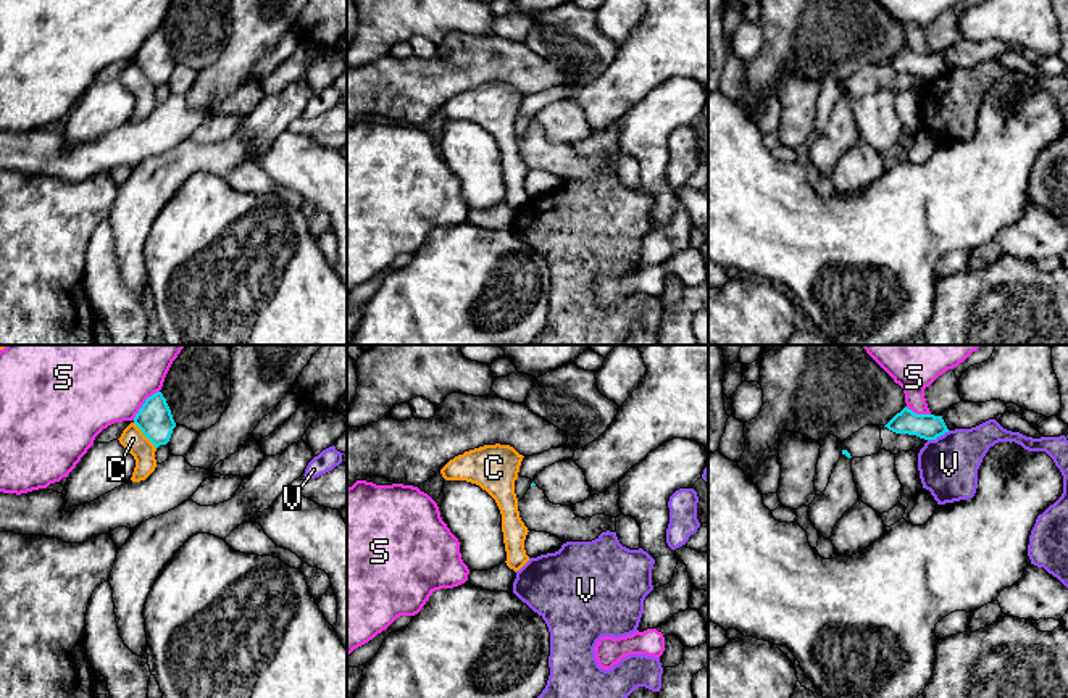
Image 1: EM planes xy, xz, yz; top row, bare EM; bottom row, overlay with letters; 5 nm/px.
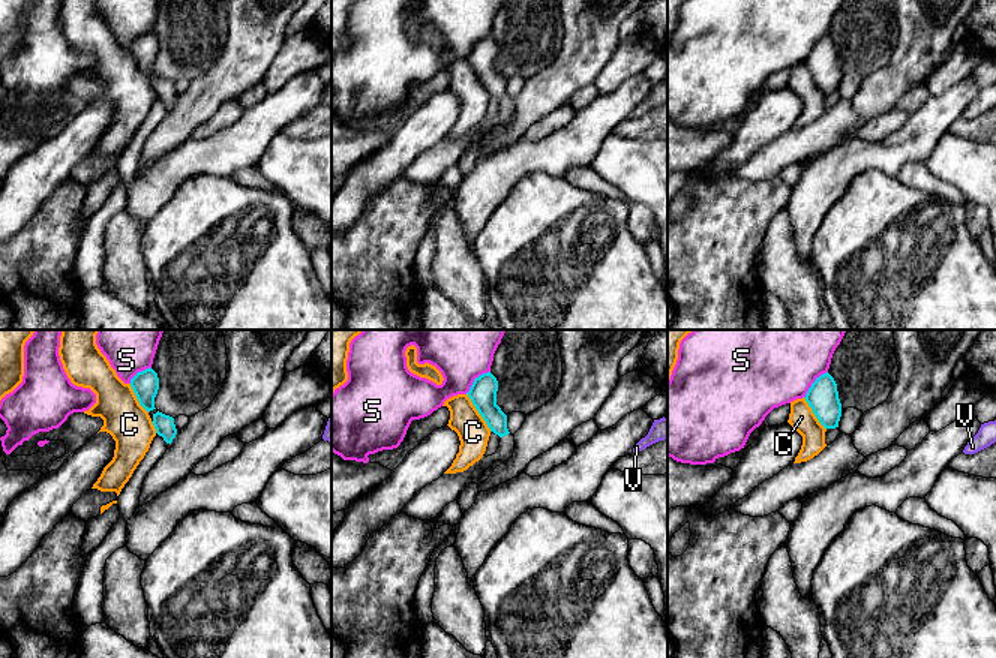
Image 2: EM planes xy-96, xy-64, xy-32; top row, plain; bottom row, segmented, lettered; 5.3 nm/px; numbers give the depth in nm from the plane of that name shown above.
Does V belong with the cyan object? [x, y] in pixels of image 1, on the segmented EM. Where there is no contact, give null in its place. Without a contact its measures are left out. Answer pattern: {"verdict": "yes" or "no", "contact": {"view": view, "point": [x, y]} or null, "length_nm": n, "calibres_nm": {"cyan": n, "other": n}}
{"verdict": "no", "contact": {"view": "yz", "point": [938, 436]}, "length_nm": 120, "calibres_nm": {"cyan": 130, "other": 300}}

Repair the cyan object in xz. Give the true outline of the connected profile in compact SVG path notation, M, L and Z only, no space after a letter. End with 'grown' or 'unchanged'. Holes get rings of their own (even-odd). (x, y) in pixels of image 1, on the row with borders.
M534 482L524 498L518 501L518 511L528 530L547 532L563 543L592 542L602 532L616 530L616 517L605 514L578 517L571 506L550 503L544 490Z; grown

